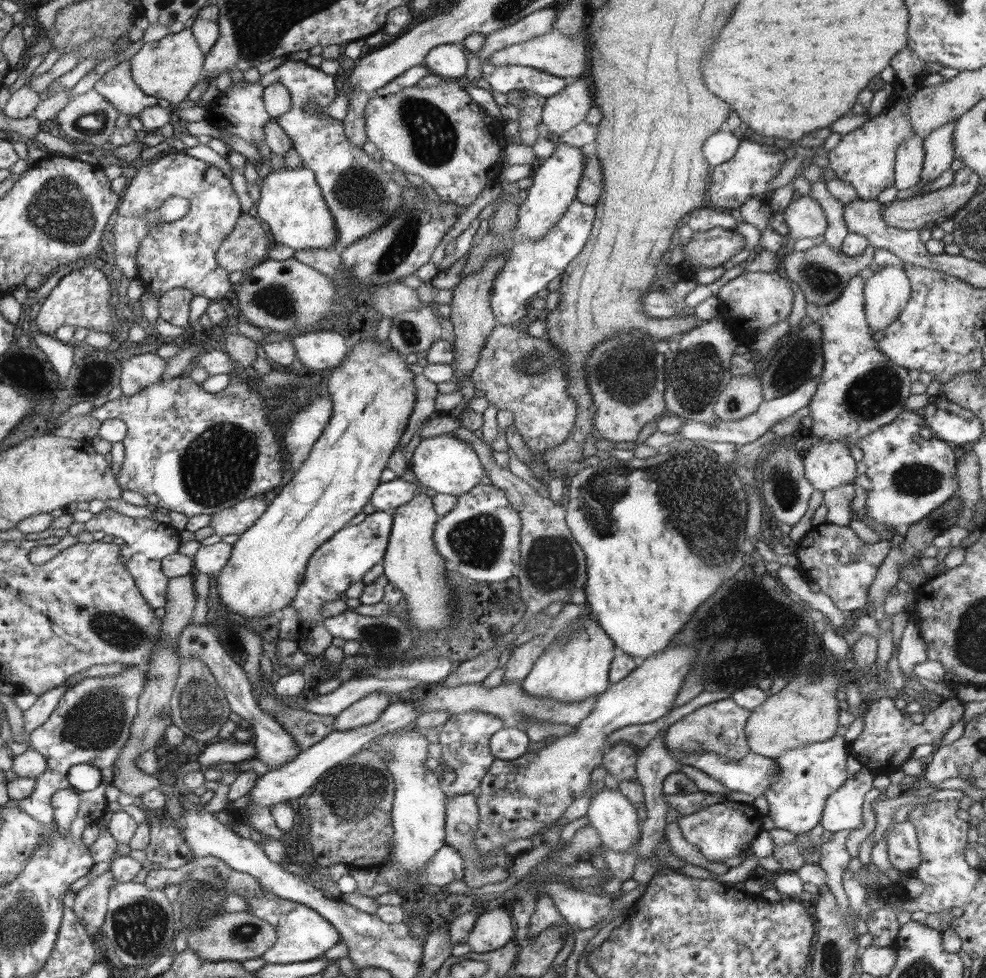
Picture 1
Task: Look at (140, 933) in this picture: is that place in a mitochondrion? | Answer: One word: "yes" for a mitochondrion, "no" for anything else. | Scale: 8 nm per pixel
yes

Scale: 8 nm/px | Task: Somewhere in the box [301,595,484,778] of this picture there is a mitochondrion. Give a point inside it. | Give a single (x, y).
(381, 638)

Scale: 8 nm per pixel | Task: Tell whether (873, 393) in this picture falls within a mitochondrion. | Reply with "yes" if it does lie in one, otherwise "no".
yes

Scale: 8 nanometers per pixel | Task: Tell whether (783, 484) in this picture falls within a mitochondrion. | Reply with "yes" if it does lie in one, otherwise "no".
yes

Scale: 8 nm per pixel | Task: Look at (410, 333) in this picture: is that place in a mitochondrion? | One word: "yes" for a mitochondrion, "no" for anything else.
yes

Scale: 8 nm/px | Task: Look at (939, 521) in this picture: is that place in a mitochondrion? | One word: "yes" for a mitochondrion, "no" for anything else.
yes

